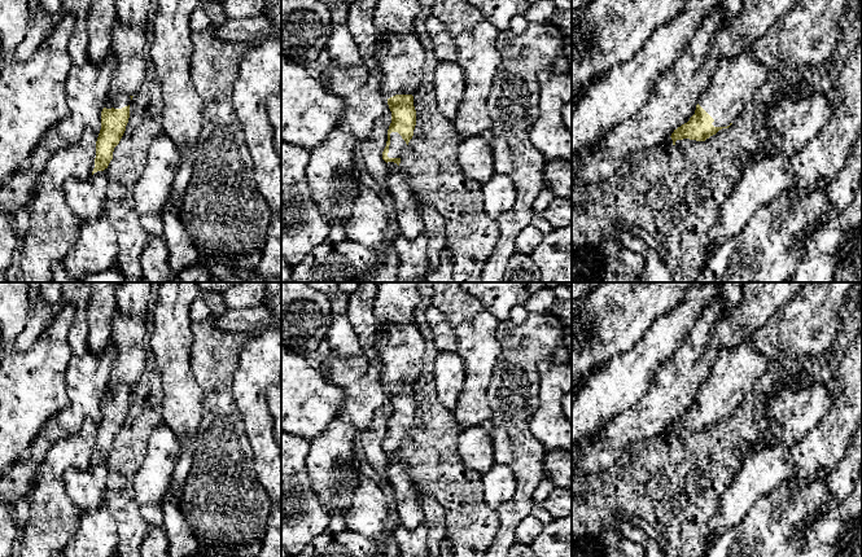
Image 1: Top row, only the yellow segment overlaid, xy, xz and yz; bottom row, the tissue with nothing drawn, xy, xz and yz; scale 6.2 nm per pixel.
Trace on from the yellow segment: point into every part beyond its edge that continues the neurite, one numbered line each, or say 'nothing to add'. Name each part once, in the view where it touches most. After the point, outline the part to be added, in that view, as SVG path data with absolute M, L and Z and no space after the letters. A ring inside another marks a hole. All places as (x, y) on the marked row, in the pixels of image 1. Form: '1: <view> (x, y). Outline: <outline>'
1: xz (398, 145). Outline: M391 132L388 157L389 158L401 158L406 148L407 148L407 144L402 139L402 136L398 132Z

